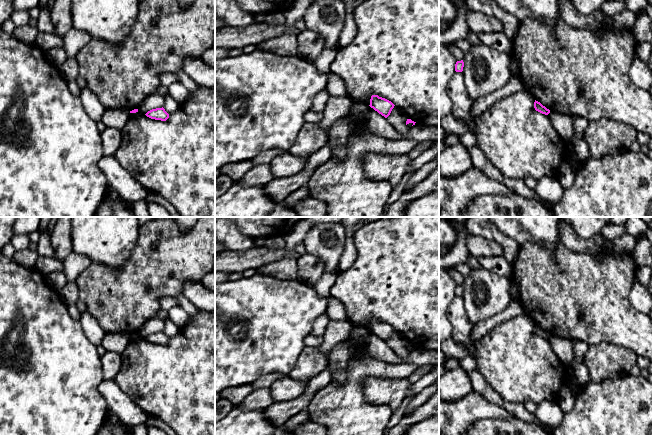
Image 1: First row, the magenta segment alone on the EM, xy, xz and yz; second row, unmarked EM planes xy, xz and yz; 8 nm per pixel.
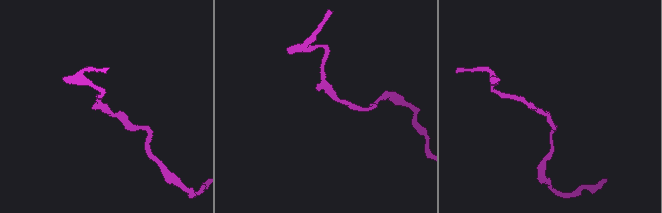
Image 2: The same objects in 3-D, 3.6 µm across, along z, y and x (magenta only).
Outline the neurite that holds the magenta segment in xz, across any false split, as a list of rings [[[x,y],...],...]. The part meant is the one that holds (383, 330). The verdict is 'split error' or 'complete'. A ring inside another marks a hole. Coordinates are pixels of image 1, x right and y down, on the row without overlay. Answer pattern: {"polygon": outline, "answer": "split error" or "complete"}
{"polygon": [[[372,319],[369,330],[387,342],[395,329],[385,322],[379,321],[378,319]]], "answer": "complete"}

